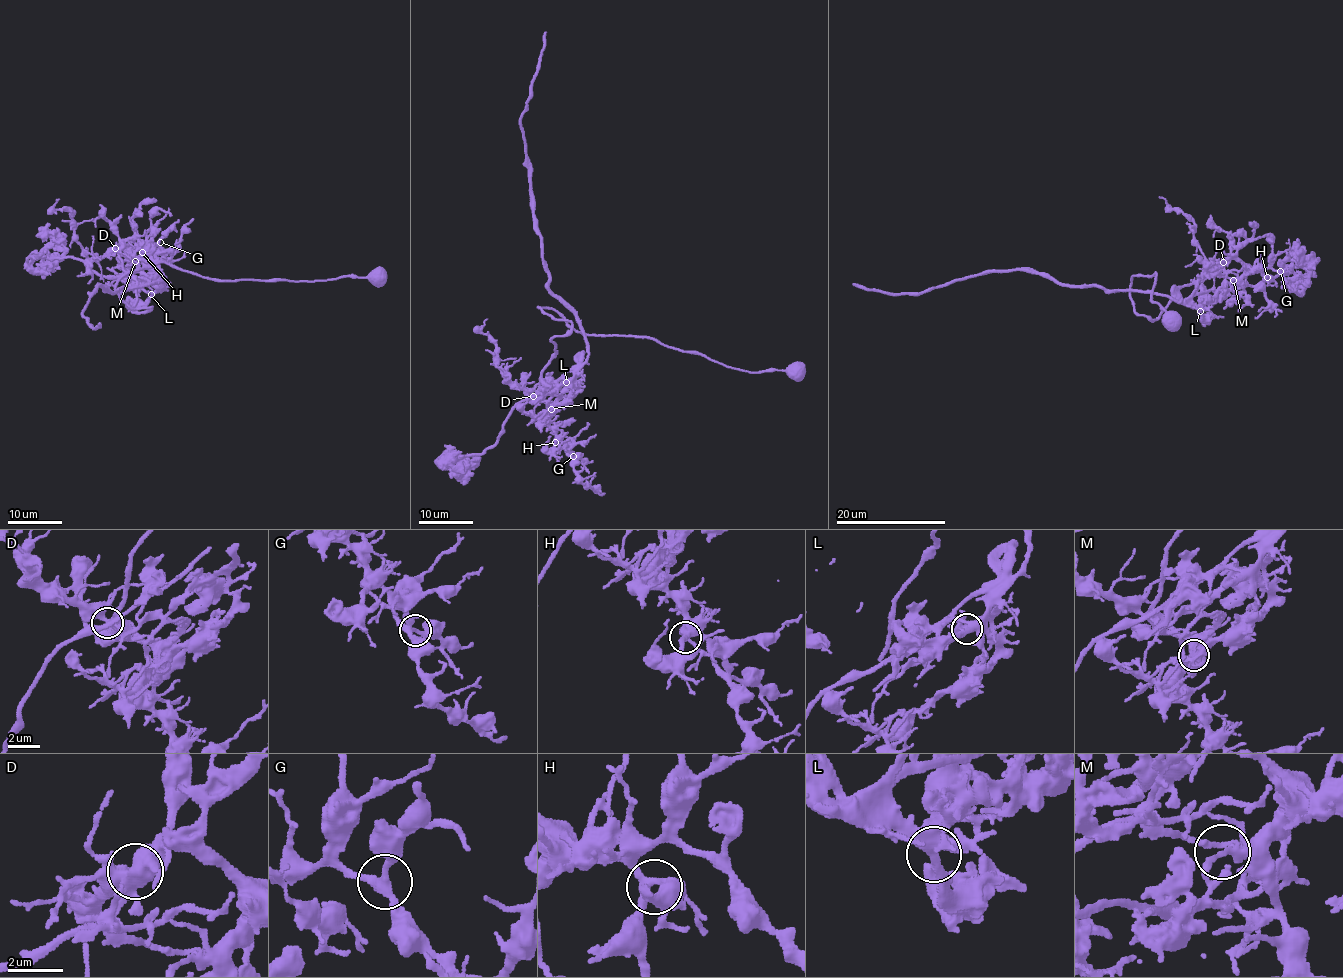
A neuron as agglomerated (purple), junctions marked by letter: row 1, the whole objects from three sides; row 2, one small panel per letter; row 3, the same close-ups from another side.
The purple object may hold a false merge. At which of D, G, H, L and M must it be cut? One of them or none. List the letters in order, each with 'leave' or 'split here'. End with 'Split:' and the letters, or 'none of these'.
D: leave
G: leave
H: leave
L: leave
M: split here
Split: M

